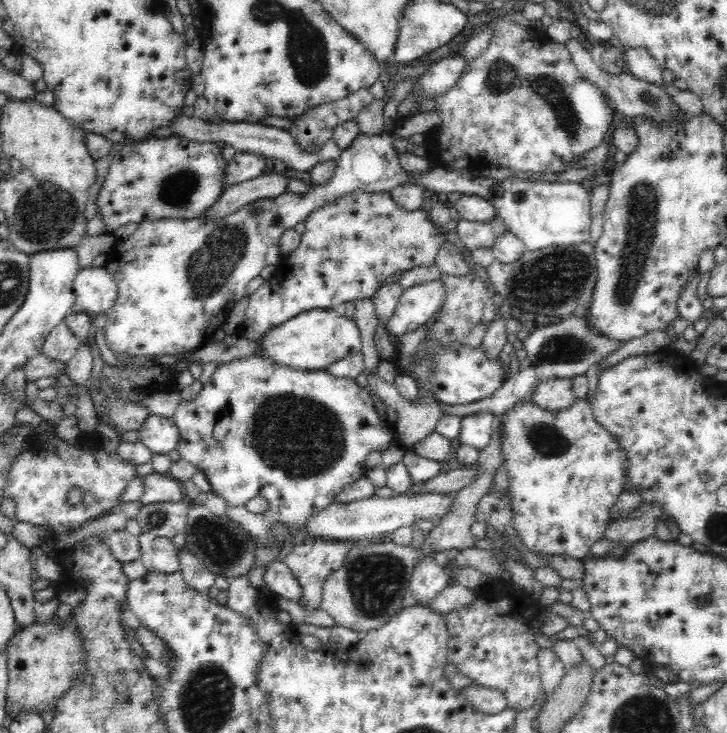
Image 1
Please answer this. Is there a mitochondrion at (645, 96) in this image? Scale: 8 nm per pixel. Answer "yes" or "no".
yes

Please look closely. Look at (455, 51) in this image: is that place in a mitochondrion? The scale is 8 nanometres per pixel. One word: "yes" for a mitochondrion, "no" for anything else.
no

